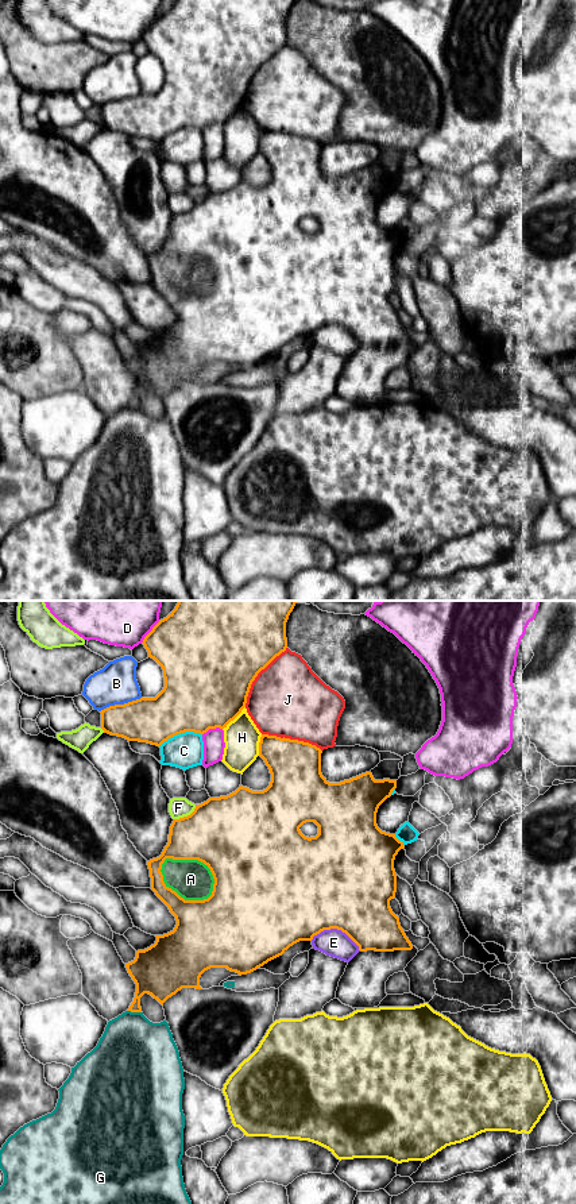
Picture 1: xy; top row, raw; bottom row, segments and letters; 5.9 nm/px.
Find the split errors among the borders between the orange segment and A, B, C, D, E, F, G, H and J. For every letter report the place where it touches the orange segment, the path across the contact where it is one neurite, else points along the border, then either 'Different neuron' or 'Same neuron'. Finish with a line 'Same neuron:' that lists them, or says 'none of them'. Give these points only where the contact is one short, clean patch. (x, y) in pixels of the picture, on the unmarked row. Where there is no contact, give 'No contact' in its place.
A: Touches orange at xy (178, 290). Same neuron
B: Touches orange at xy (120, 100). Different neuron
C: Touches orange at xy (180, 128). Different neuron
D: Touches orange at xy (150, 27). Different neuron
E: Touches orange at xy (336, 323). Different neuron
F: Touches orange at xy (185, 212). Different neuron
G: Touches orange at xy (135, 406). Different neuron
H: Touches orange at xy (234, 114). Different neuron
J: Touches orange at xy (256, 70). Different neuron
Same neuron: A

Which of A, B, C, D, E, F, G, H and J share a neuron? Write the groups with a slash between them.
A / B / C / D / E / F / G / H / J

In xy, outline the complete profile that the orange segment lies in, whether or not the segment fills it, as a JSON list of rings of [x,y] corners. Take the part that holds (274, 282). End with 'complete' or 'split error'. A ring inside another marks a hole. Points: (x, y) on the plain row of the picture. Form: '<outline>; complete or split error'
[[[262,130],[259,151],[264,155],[271,169],[271,177],[266,185],[252,186],[240,181],[235,188],[227,192],[209,193],[206,197],[196,201],[190,211],[173,216],[169,238],[162,250],[147,256],[147,261],[150,265],[151,285],[169,302],[170,308],[175,312],[177,320],[173,327],[163,331],[155,331],[156,336],[154,340],[144,346],[138,346],[135,355],[125,359],[129,371],[136,379],[135,393],[128,406],[142,408],[140,393],[144,389],[151,390],[163,401],[169,393],[182,383],[202,385],[200,382],[200,373],[210,363],[227,363],[231,367],[236,367],[239,371],[251,368],[268,356],[282,351],[294,339],[299,336],[312,336],[314,331],[324,325],[341,325],[359,341],[360,347],[413,344],[411,337],[401,323],[398,310],[395,310],[390,302],[390,296],[395,293],[397,288],[394,255],[405,240],[395,229],[382,227],[376,220],[378,204],[391,192],[393,186],[397,184],[397,175],[375,175],[371,167],[366,167],[349,175],[329,178],[321,169],[321,148],[322,146],[320,143],[309,138]],[[306,217],[314,217],[318,221],[318,229],[316,232],[309,234],[301,228],[299,223]]]; split error

